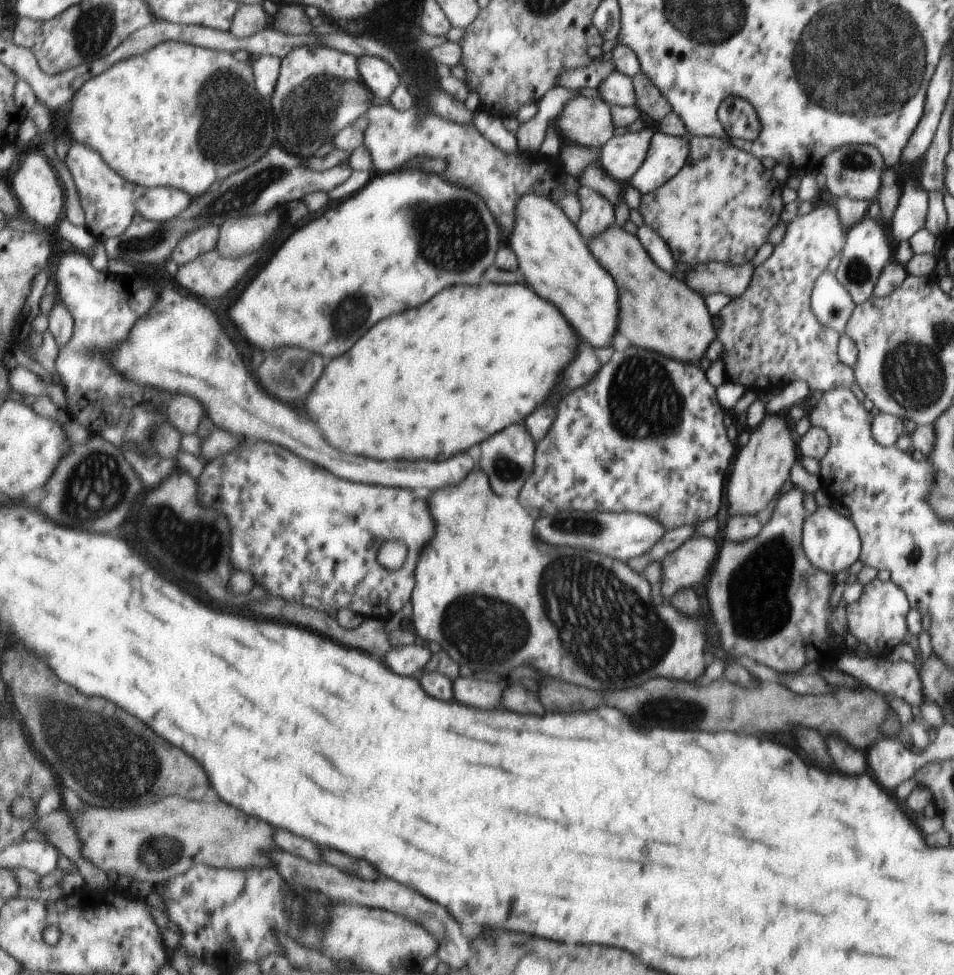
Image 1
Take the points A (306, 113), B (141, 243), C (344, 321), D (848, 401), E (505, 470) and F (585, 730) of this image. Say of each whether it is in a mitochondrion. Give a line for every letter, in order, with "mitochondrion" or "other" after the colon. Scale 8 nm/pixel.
A: mitochondrion
B: mitochondrion
C: mitochondrion
D: other
E: mitochondrion
F: other

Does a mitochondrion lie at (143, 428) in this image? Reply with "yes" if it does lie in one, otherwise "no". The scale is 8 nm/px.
no

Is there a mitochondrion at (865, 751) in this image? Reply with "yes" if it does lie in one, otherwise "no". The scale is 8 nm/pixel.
no

